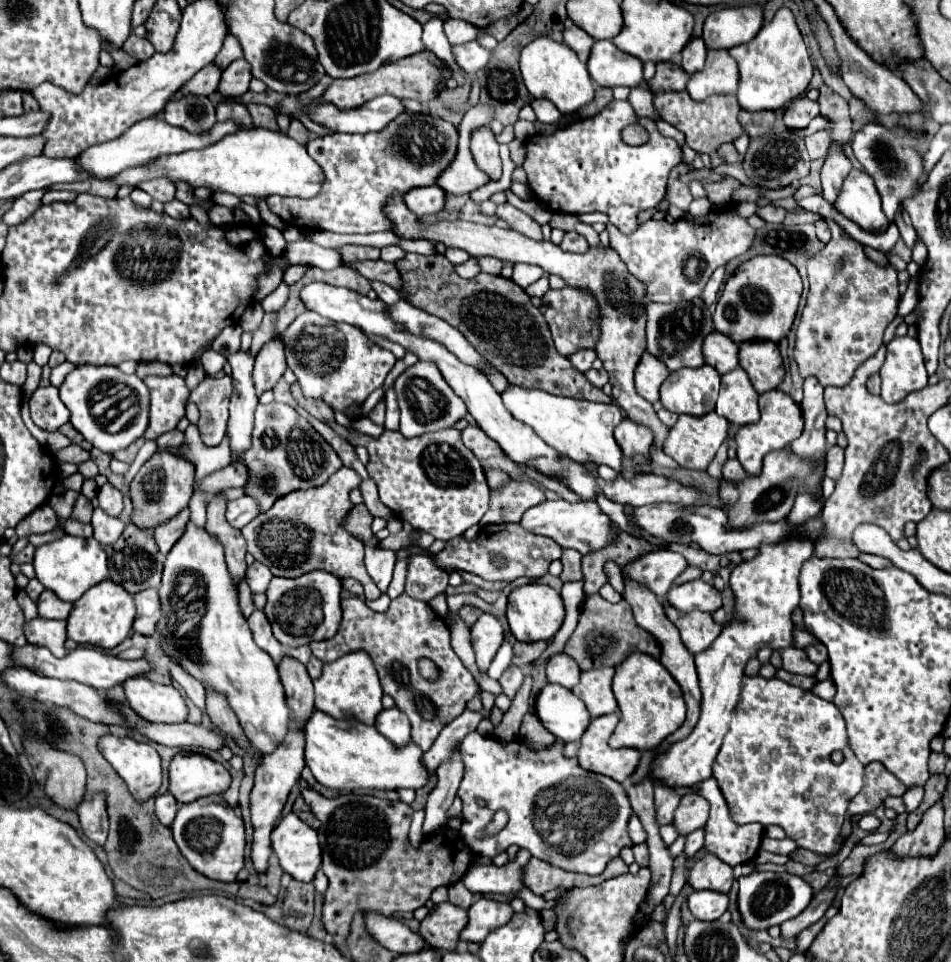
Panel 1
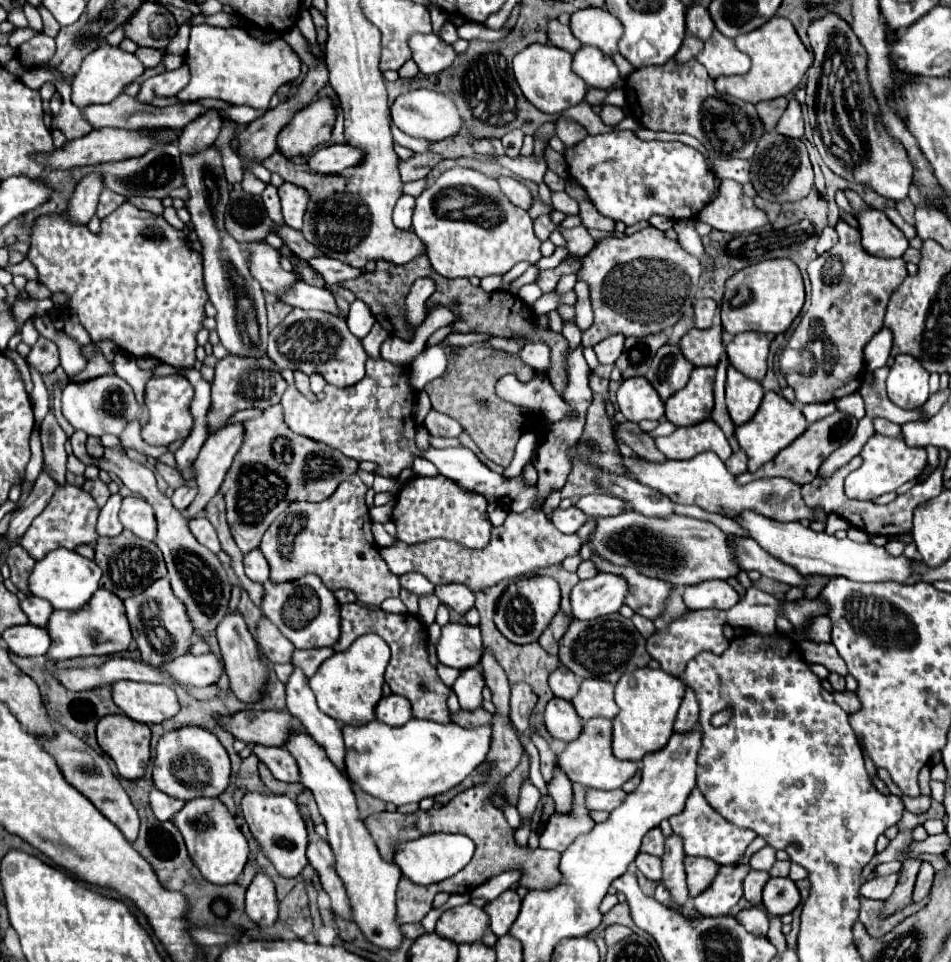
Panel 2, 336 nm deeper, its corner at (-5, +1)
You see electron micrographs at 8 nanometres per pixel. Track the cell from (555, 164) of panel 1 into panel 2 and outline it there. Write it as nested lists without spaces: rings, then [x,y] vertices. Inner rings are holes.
[[[630,130],[586,136],[580,144],[566,148],[564,158],[570,176],[586,190],[598,212],[626,226],[654,214],[692,220],[712,202],[716,190],[716,176],[700,150],[682,142],[642,142]]]

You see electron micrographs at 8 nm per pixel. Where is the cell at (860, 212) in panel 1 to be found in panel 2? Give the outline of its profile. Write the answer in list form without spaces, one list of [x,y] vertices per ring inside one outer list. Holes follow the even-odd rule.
[[[866,210],[858,214],[862,246],[878,258],[902,258],[908,248],[908,238],[894,226],[884,212]]]

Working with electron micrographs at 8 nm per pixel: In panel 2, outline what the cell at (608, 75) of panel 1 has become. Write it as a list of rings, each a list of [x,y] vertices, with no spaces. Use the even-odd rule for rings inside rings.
[[[582,46],[574,54],[572,70],[592,88],[608,90],[618,80],[618,68],[612,58],[596,46]]]

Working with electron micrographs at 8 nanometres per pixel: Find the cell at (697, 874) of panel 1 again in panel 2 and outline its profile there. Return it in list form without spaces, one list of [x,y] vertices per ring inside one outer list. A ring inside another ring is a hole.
[[[694,856],[684,858],[684,868],[686,868],[688,890],[690,890],[692,898],[702,894],[704,888],[708,888],[708,884],[714,880],[714,876],[718,872],[718,864],[714,864],[714,860],[694,858]]]

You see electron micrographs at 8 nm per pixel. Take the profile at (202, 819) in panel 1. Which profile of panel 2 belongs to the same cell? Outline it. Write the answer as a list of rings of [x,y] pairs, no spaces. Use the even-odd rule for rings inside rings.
[[[194,798],[186,802],[184,808],[178,814],[174,814],[172,822],[184,836],[192,862],[198,866],[200,874],[208,882],[224,886],[240,876],[248,858],[248,842],[236,826],[234,816],[218,798]]]

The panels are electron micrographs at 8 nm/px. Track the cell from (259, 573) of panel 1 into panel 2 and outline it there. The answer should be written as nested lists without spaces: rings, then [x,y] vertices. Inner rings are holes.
[[[258,548],[244,554],[244,570],[246,570],[246,576],[250,580],[260,582],[260,584],[264,584],[270,576],[270,566]]]

